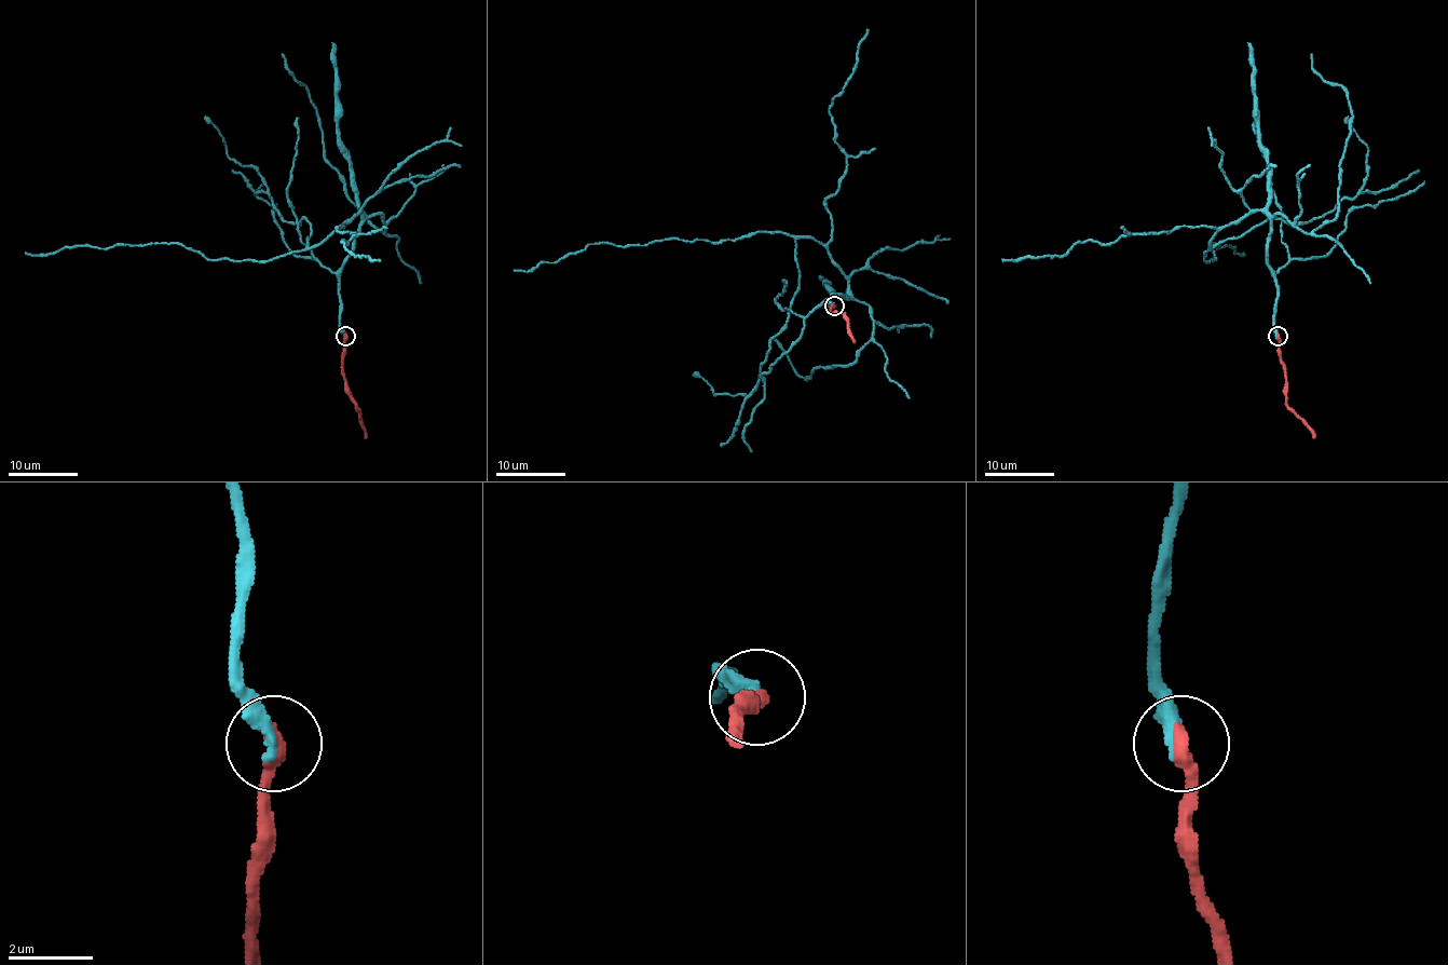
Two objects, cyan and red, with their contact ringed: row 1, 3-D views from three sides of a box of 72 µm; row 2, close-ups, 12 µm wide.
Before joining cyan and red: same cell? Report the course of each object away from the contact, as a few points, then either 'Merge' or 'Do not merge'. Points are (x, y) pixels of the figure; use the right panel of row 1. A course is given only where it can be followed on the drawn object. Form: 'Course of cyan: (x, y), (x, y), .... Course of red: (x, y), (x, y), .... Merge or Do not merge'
Course of cyan: (1278, 337), (1274, 275), (1289, 255), (1279, 218), (1218, 241), (1204, 260), (1215, 258), (1212, 243), (1243, 252). Course of red: (1278, 337), (1279, 358), (1284, 367), (1286, 404), (1313, 438). Merge

